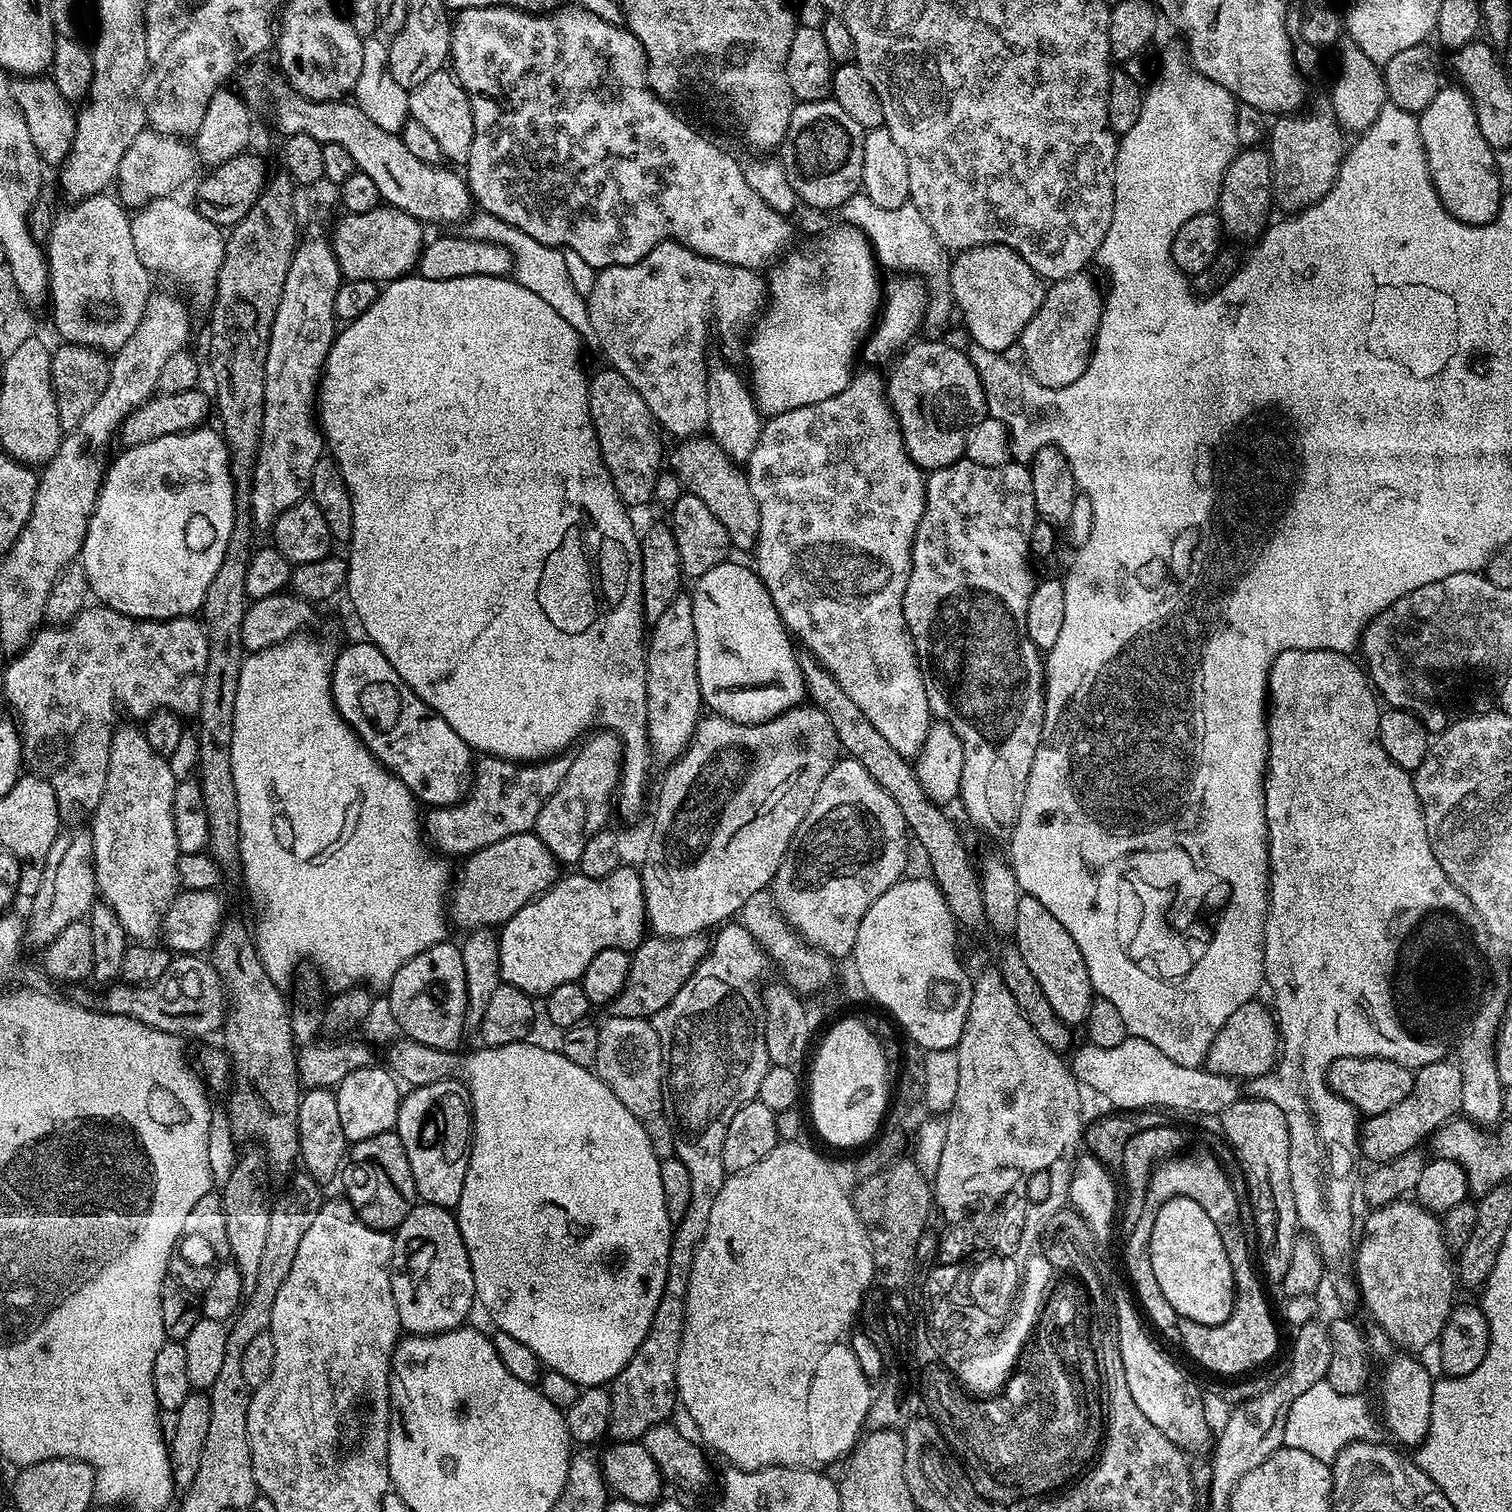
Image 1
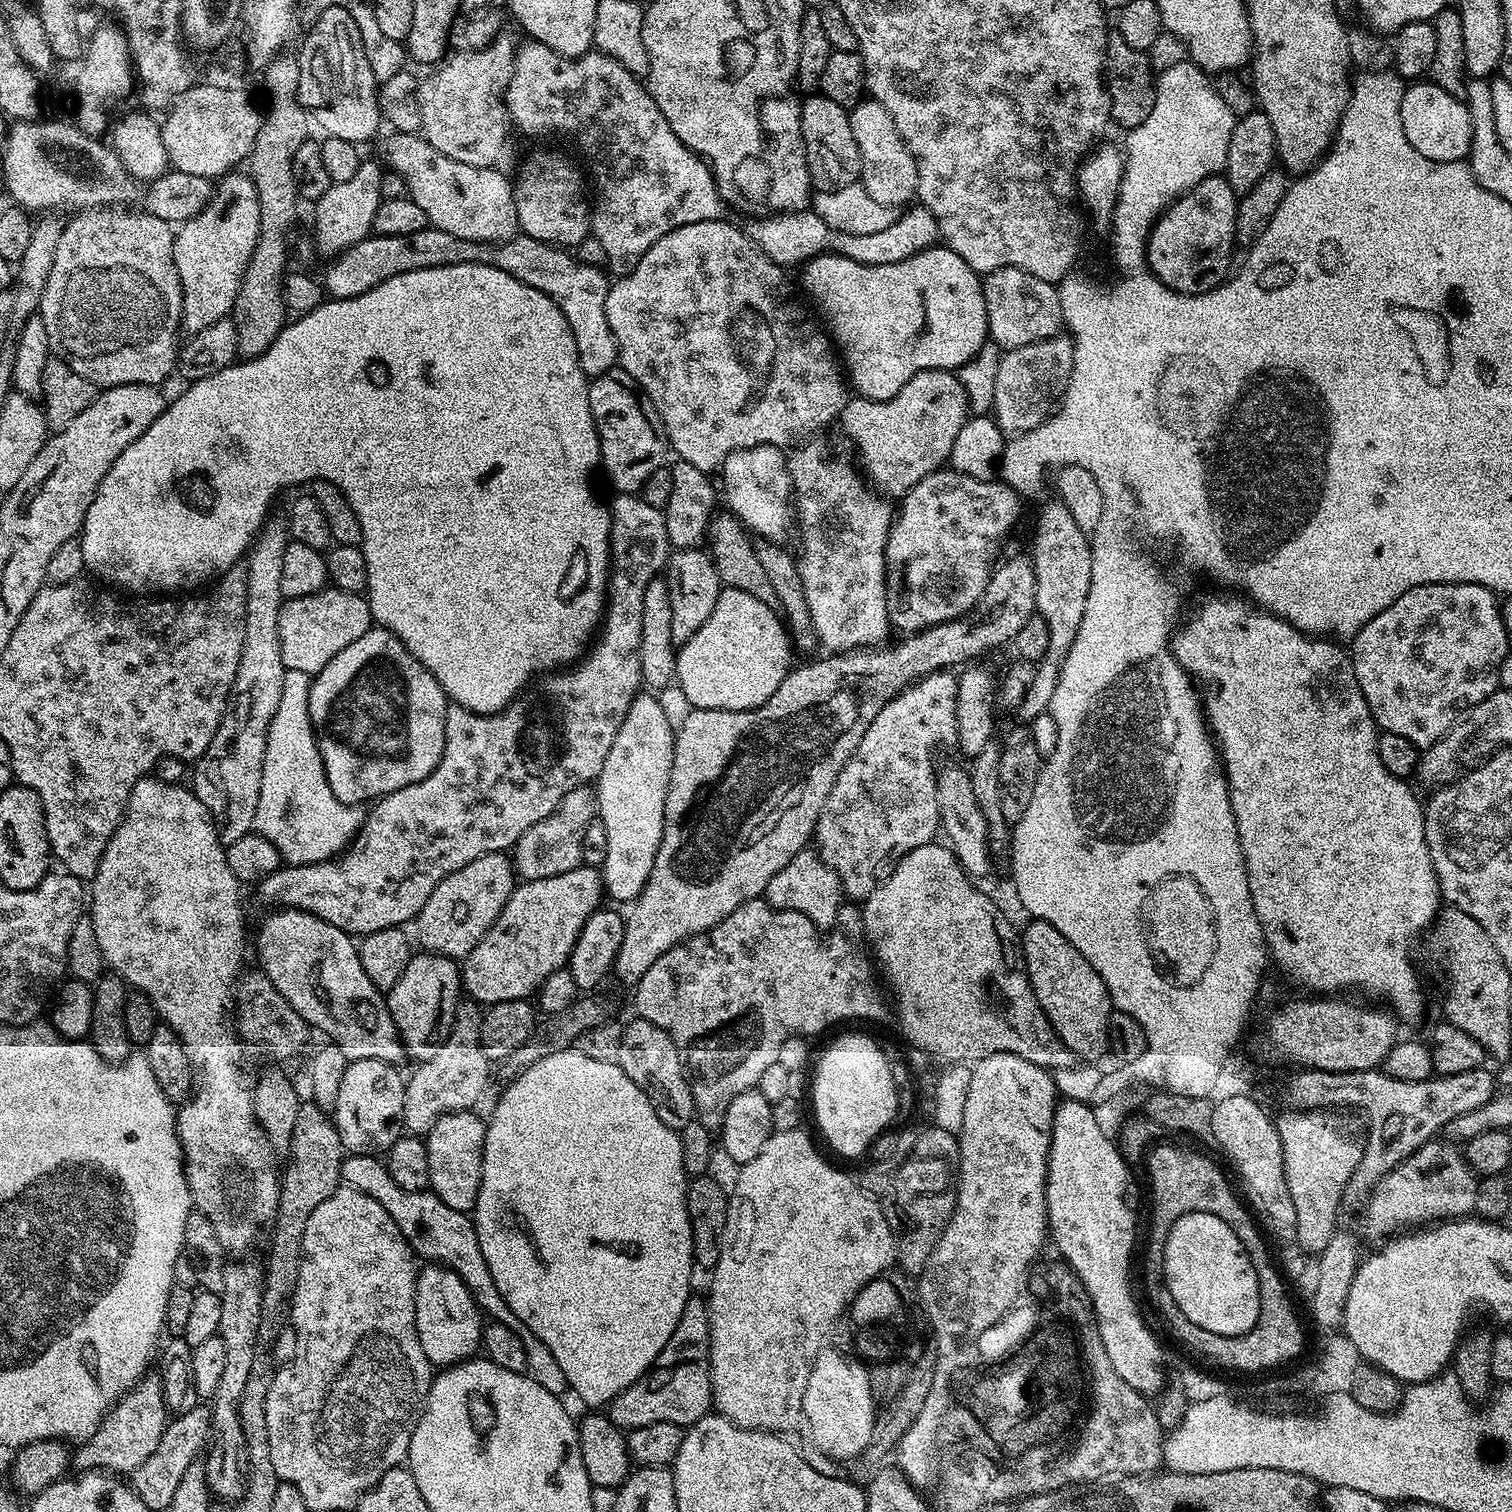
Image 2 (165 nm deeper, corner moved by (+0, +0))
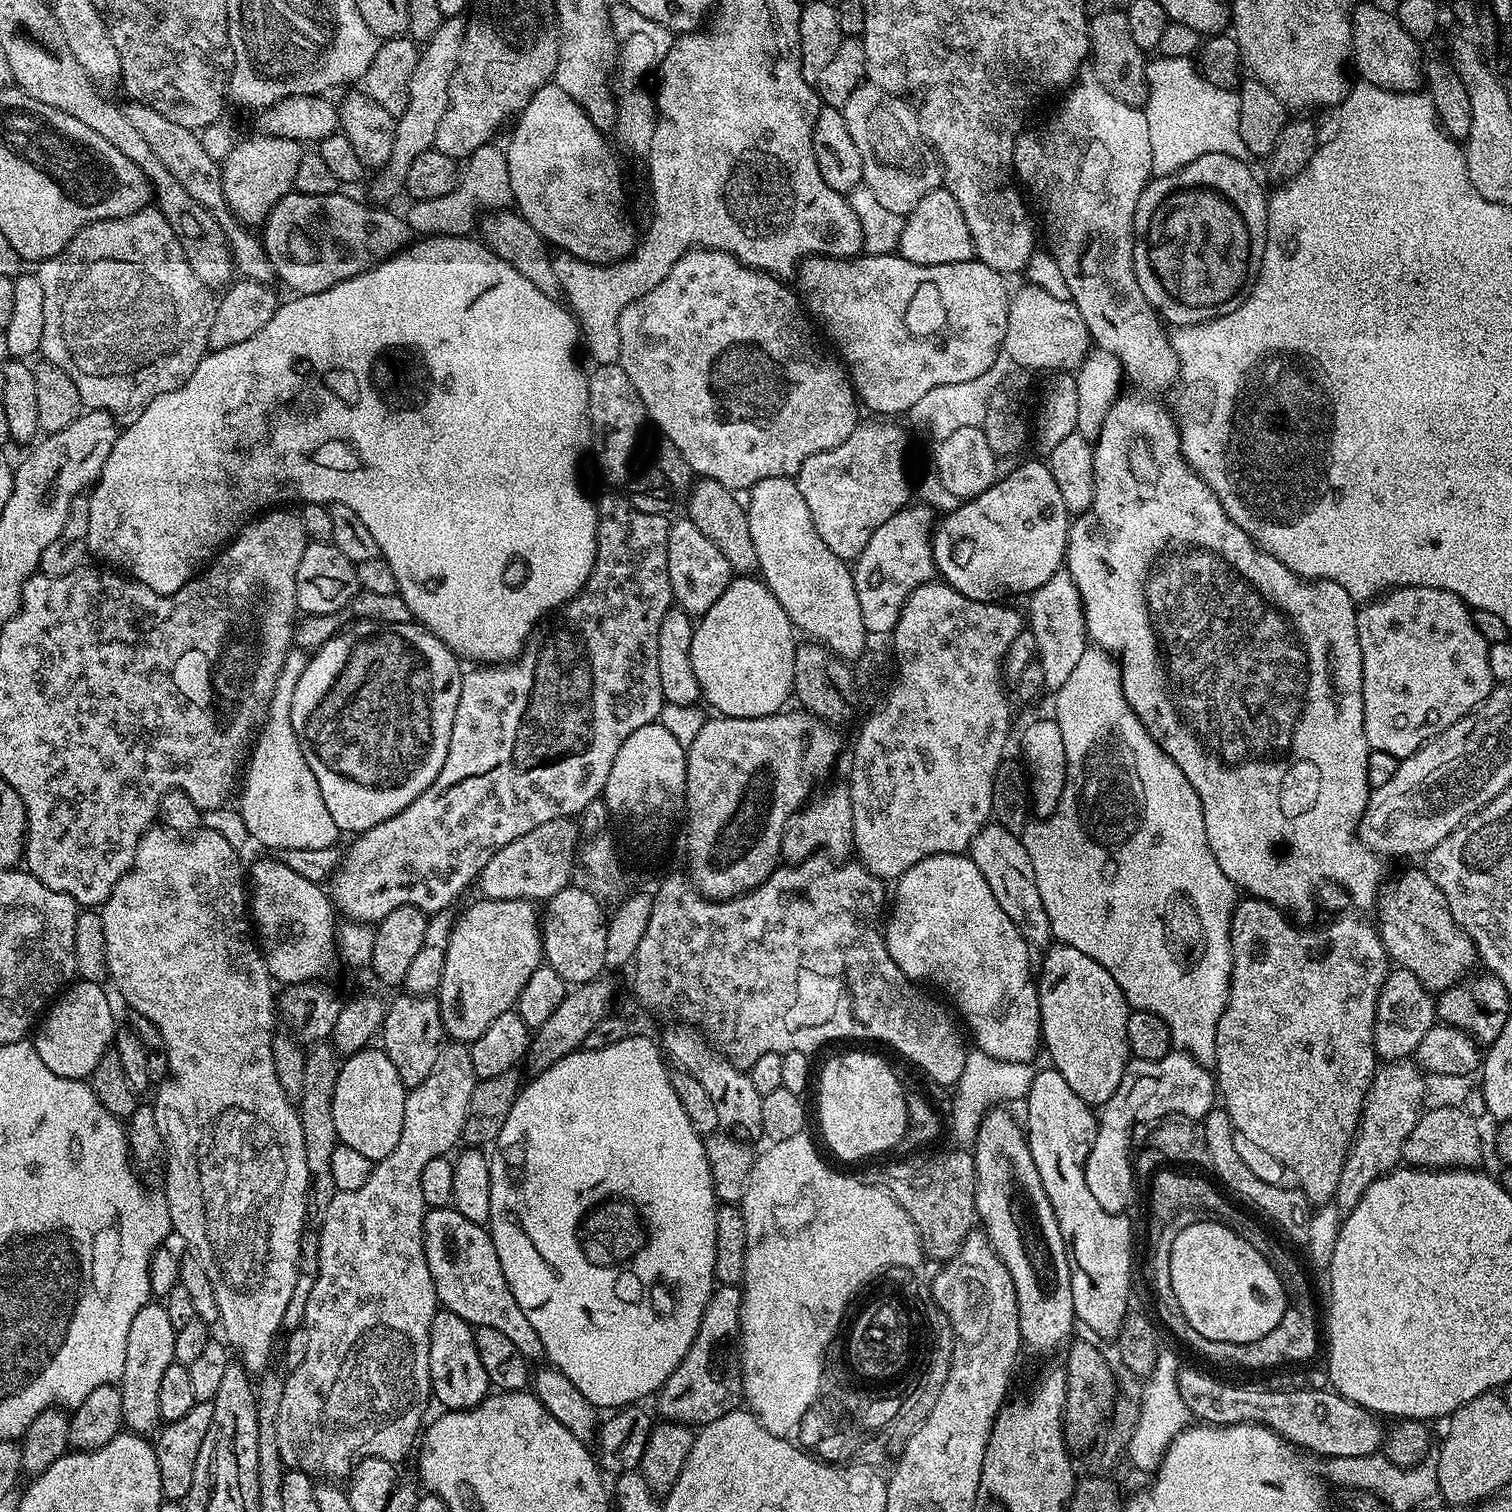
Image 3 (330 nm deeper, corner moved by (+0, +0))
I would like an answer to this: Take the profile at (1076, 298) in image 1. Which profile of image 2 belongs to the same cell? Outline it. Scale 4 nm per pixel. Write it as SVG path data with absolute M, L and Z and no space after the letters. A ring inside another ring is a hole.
M1057 334L1030 346L1007 349L1001 355L990 411L1001 432L1009 437L1019 436L1048 419L1068 388L1074 370L1075 345L1071 335Z

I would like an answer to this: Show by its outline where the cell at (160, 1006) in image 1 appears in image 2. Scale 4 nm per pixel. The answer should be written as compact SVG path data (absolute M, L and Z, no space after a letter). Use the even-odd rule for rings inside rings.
M245 971L234 988L234 1027L241 1039L252 1044L265 1044L272 1056L292 1056L308 1040L310 1027L271 984L262 971Z

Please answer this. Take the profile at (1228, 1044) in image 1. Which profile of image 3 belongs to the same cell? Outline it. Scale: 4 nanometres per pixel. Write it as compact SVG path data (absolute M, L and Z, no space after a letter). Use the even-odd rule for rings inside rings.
M1393 967L1384 983L1384 989L1380 991L1376 1011L1374 1046L1377 1057L1384 1062L1400 1062L1411 1057L1422 1038L1426 1037L1426 1032L1438 1024L1437 1001L1428 987L1414 978L1414 974L1410 974L1410 970Z

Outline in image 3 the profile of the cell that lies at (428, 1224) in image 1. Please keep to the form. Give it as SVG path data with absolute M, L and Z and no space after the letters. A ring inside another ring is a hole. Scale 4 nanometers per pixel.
M438 1310L430 1322L430 1382L435 1403L454 1412L478 1407L490 1392L486 1370L474 1346L472 1325L447 1310Z

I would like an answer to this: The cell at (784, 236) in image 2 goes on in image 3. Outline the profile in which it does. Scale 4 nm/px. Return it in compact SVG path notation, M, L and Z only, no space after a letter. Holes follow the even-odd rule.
M946 187L934 189L914 210L909 212L905 221L898 254L911 264L938 266L950 262L966 262L976 255L974 242L970 238L970 229L966 226L966 218L962 218L962 206L954 202L954 194Z

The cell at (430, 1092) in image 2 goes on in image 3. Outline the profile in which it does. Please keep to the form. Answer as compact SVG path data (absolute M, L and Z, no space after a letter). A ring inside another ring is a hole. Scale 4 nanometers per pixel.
M459 1042L445 1043L438 1054L438 1062L434 1062L434 1070L430 1070L430 1074L426 1074L426 1082L407 1089L406 1110L402 1118L402 1134L398 1138L398 1146L394 1146L394 1150L390 1150L390 1154L386 1158L375 1161L372 1173L368 1175L366 1182L362 1182L354 1190L337 1191L334 1198L330 1198L330 1206L326 1206L324 1215L318 1224L320 1269L316 1275L314 1286L306 1298L302 1321L302 1327L306 1330L306 1358L302 1362L302 1366L298 1366L298 1370L287 1373L282 1394L282 1406L278 1406L276 1415L278 1450L285 1469L307 1472L316 1478L324 1477L332 1482L340 1482L340 1479L343 1481L345 1478L351 1477L356 1465L365 1456L400 1462L400 1459L411 1448L413 1451L414 1441L422 1428L420 1419L423 1418L424 1411L428 1408L428 1400L430 1404L433 1399L432 1383L430 1382L430 1322L438 1311L434 1278L430 1278L430 1266L426 1266L426 1254L424 1253L426 1205L422 1198L422 1166L426 1166L426 1162L430 1162L430 1158L448 1156L451 1153L451 1148L456 1143L458 1145L461 1143L464 1119L470 1106L470 1094L474 1094L476 1081L468 1048Z

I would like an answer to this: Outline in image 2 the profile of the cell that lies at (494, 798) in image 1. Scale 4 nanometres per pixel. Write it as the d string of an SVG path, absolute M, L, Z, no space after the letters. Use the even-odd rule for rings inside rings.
M622 492L613 495L612 504L610 503L610 515L612 517L612 538L610 541L610 568L608 577L608 595L606 597L606 611L602 617L602 623L598 629L598 635L594 643L585 651L579 662L573 663L570 670L556 670L551 674L544 674L539 677L540 685L536 689L525 691L523 695L508 704L503 712L494 712L490 716L483 716L477 712L471 712L463 708L461 704L449 703L448 713L446 714L446 734L444 735L444 753L438 762L436 769L422 782L414 782L410 786L402 786L402 790L394 790L390 794L379 797L371 805L366 819L360 825L360 831L356 833L351 844L346 851L331 860L323 860L317 864L288 864L281 866L274 874L264 877L259 881L260 896L270 906L279 906L281 909L296 908L298 911L305 911L306 914L316 915L323 922L328 922L351 934L356 938L363 938L370 932L386 930L387 928L398 928L415 921L416 916L426 906L426 898L434 894L434 886L442 882L454 870L462 870L466 862L474 862L474 858L482 858L482 854L491 852L508 852L515 849L518 838L534 826L534 822L542 822L546 814L550 814L570 794L570 790L581 786L589 785L596 775L604 772L604 763L610 754L610 746L614 746L614 738L618 738L618 730L622 730L622 722L626 722L626 714L634 702L634 698L641 695L644 679L642 678L642 662L640 661L640 647L642 646L642 602L646 595L646 586L657 579L665 571L670 555L670 545L668 543L668 531L666 530L666 518L663 511L650 502L644 500L643 495L631 492Z

